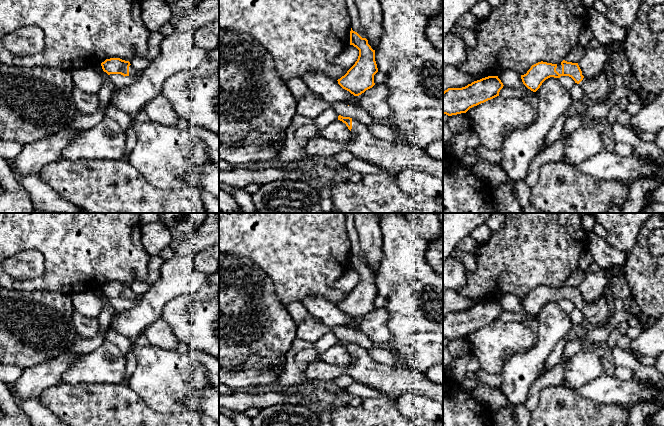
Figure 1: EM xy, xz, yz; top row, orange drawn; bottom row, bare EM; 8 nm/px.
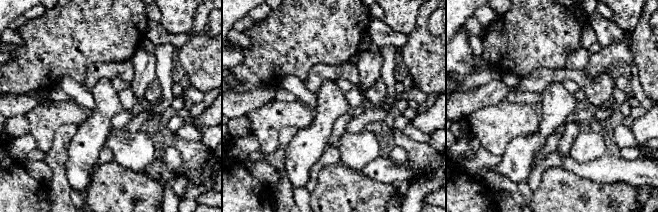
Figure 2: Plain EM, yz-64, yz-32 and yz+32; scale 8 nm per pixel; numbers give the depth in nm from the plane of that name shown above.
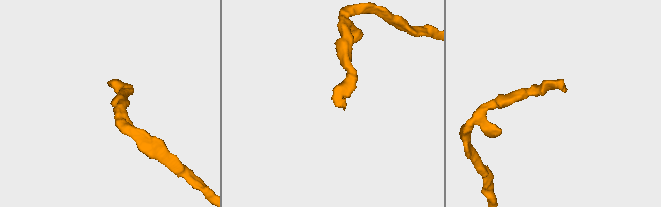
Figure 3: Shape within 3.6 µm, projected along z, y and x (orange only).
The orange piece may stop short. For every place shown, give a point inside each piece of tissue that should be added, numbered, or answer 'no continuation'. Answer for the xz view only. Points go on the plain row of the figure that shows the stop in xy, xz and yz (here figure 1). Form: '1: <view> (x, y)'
1: xz (394, 381)

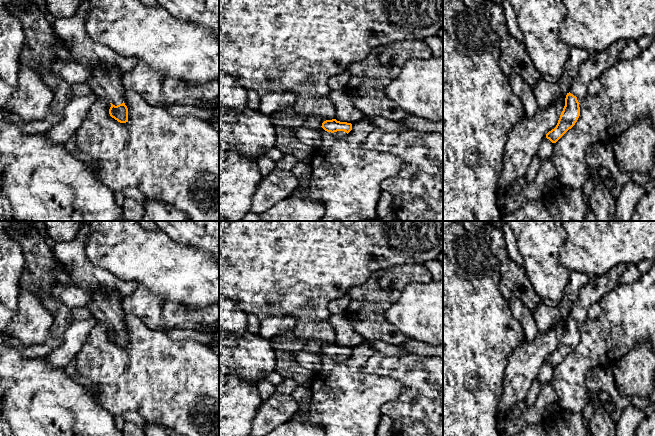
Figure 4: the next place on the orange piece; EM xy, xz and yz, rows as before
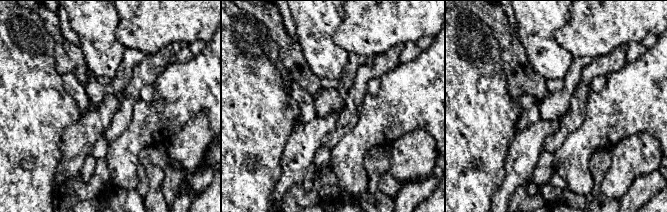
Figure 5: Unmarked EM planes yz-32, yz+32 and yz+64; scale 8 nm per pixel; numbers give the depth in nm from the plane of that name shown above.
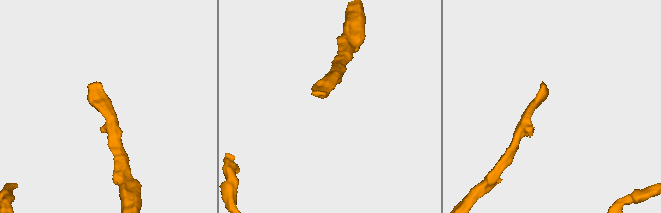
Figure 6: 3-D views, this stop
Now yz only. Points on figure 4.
1: yz (597, 287)

